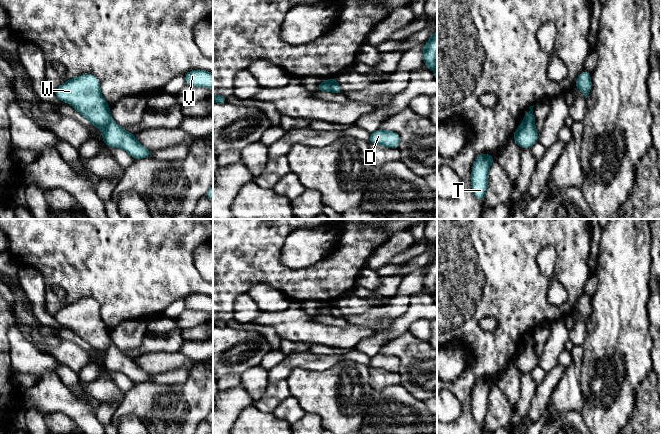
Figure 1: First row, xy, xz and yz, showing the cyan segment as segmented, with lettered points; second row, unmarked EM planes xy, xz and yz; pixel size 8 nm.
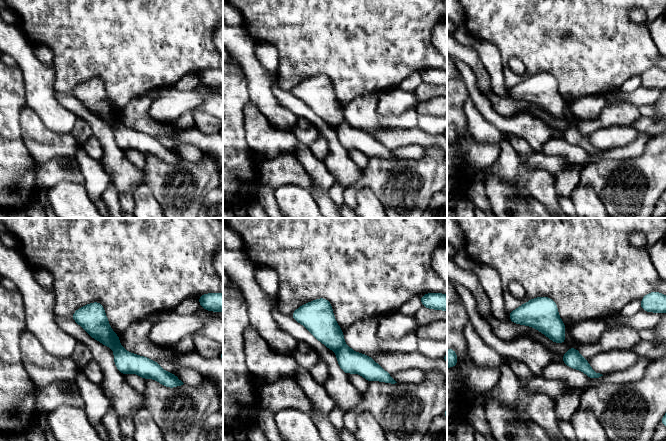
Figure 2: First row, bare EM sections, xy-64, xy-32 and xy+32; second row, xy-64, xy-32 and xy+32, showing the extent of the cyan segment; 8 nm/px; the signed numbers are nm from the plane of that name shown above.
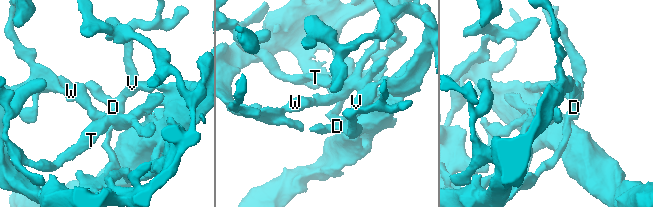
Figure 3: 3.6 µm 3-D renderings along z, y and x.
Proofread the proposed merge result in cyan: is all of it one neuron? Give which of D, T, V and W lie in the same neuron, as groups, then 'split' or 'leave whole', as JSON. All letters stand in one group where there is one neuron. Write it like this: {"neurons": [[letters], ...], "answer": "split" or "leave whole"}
{"neurons": [["D", "V", "W"], ["T"]], "answer": "split"}

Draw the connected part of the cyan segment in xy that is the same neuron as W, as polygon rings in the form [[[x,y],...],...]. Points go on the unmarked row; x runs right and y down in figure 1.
[[[83,298],[63,307],[55,320],[73,330],[94,351],[102,354],[112,345],[110,330],[100,315],[100,306],[92,298]]]

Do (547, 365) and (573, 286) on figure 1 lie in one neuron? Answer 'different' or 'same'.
different

